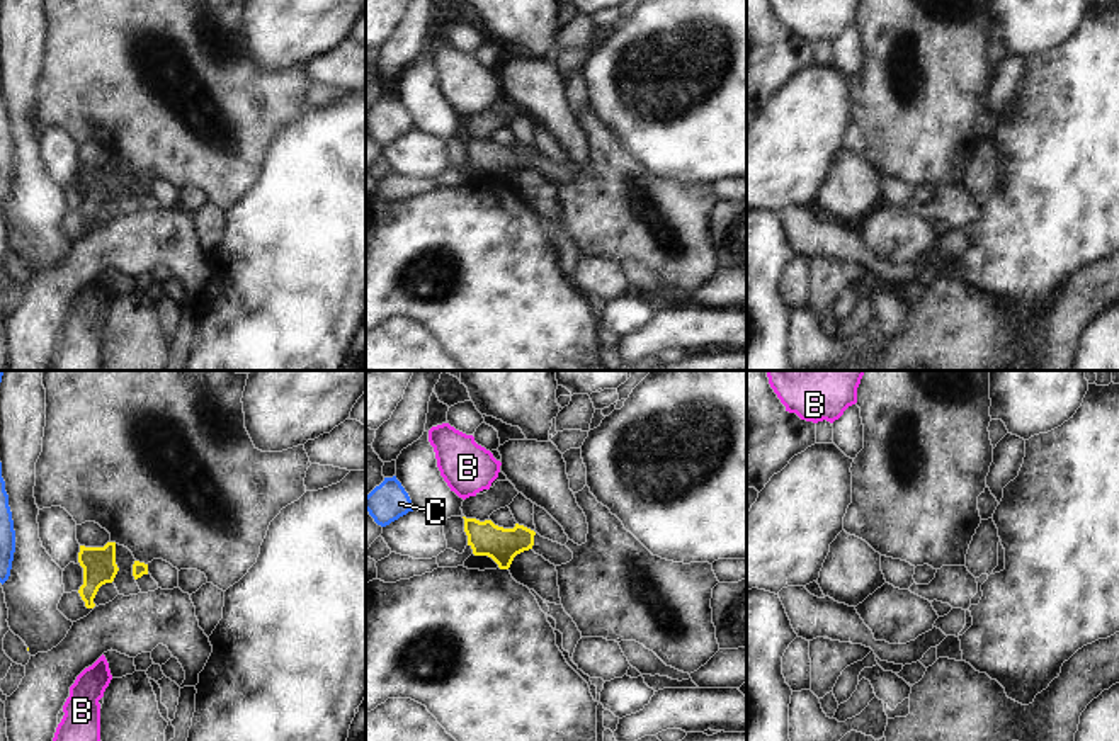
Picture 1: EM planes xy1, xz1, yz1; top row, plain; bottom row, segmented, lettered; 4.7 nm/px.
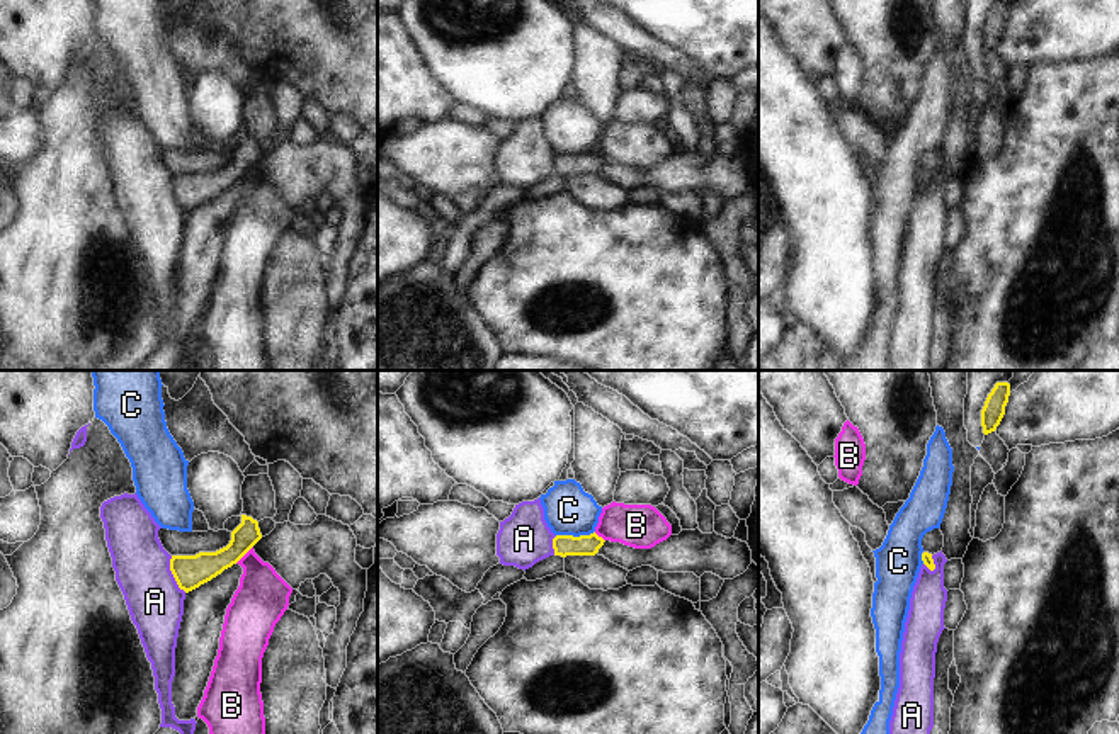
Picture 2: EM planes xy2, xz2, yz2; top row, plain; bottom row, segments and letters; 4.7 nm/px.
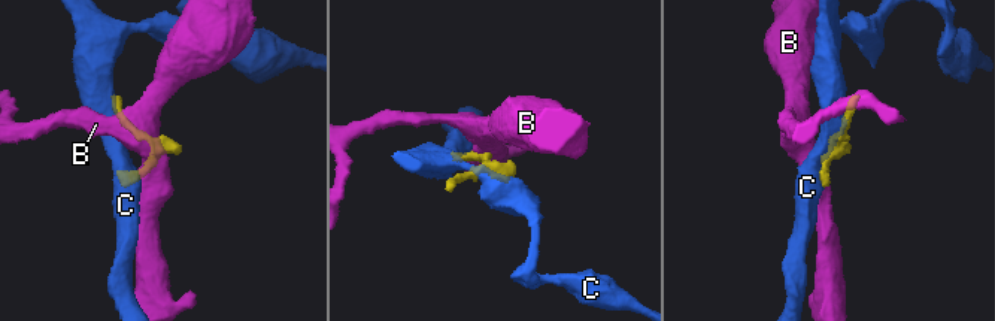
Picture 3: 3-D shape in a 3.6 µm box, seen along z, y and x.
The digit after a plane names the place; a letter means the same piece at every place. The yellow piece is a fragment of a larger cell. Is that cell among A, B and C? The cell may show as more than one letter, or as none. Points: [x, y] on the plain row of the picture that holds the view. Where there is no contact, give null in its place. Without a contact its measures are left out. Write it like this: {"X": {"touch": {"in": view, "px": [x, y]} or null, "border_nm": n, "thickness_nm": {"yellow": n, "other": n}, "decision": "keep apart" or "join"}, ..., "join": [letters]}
{"A": {"touch": {"in": "xy2", "px": [172, 192]}, "border_nm": 190, "thickness_nm": {"yellow": 160, "other": 260}, "decision": "keep apart"}, "B": {"touch": {"in": "xy2", "px": [244, 174]}, "border_nm": 120, "thickness_nm": {"yellow": 140, "other": 260}, "decision": "keep apart"}, "C": {"touch": {"in": "xz2", "px": [575, 157]}, "border_nm": 190, "thickness_nm": {"yellow": 100, "other": 240}, "decision": "keep apart"}, "join": []}

